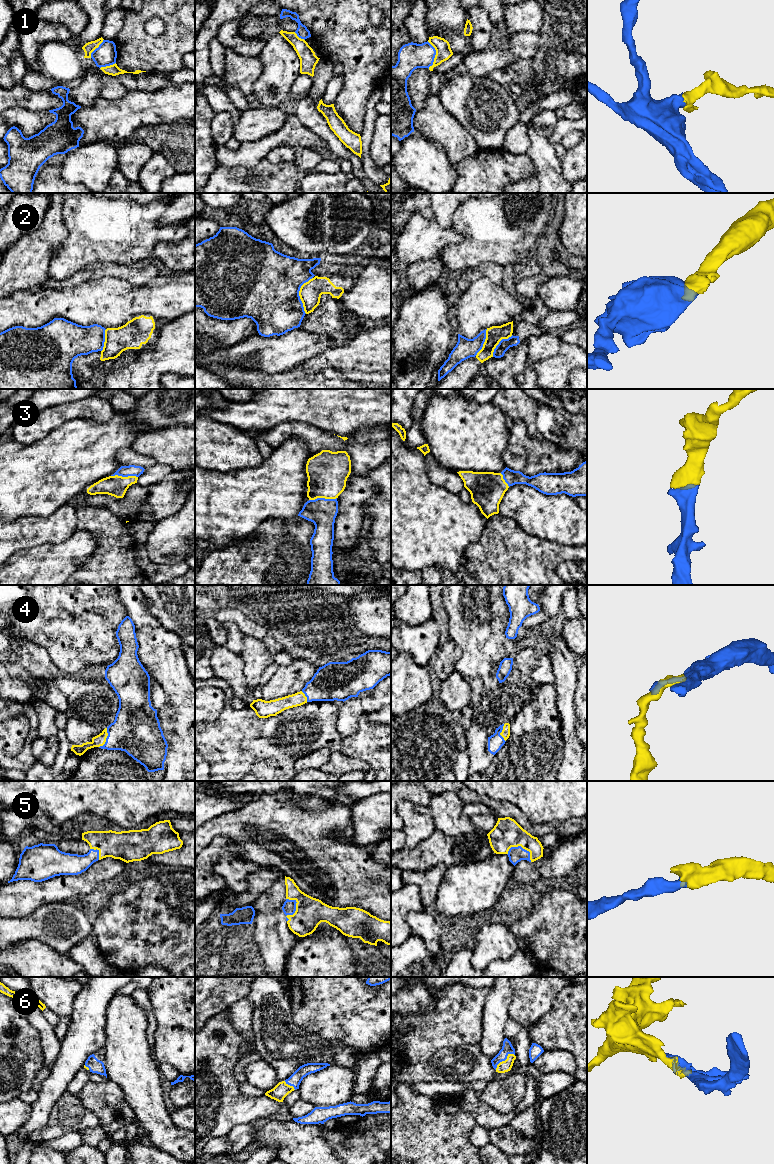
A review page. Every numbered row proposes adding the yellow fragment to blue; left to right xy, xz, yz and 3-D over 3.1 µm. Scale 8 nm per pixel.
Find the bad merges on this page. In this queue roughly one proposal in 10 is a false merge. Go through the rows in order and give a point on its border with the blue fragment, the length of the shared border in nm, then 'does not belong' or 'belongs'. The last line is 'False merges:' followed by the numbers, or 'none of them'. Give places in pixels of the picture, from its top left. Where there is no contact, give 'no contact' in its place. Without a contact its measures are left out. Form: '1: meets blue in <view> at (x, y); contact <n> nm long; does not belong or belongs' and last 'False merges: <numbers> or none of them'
1: meets blue in yz at (435, 54); contact 220 nm long; does not belong
2: meets blue in xz at (298, 294); contact 300 nm long; does not belong
3: meets blue in xz at (322, 498); contact 220 nm long; belongs
4: meets blue in xy at (106, 738); contact 170 nm long; belongs
5: meets blue in xz at (294, 912); contact 200 nm long; belongs
6: meets blue in yz at (504, 1060); contact 200 nm long; belongs
False merges: 1, 2

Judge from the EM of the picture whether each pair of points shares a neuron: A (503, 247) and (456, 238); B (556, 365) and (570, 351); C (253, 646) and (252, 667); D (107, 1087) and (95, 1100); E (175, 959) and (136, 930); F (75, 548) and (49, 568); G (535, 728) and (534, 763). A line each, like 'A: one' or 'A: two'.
A: two
B: one
C: one
D: one
E: one
F: one
G: one

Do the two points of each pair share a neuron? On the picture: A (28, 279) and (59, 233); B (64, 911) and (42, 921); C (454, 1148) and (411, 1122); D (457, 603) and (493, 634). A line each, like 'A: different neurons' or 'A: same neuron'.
A: same neuron
B: same neuron
C: same neuron
D: same neuron

